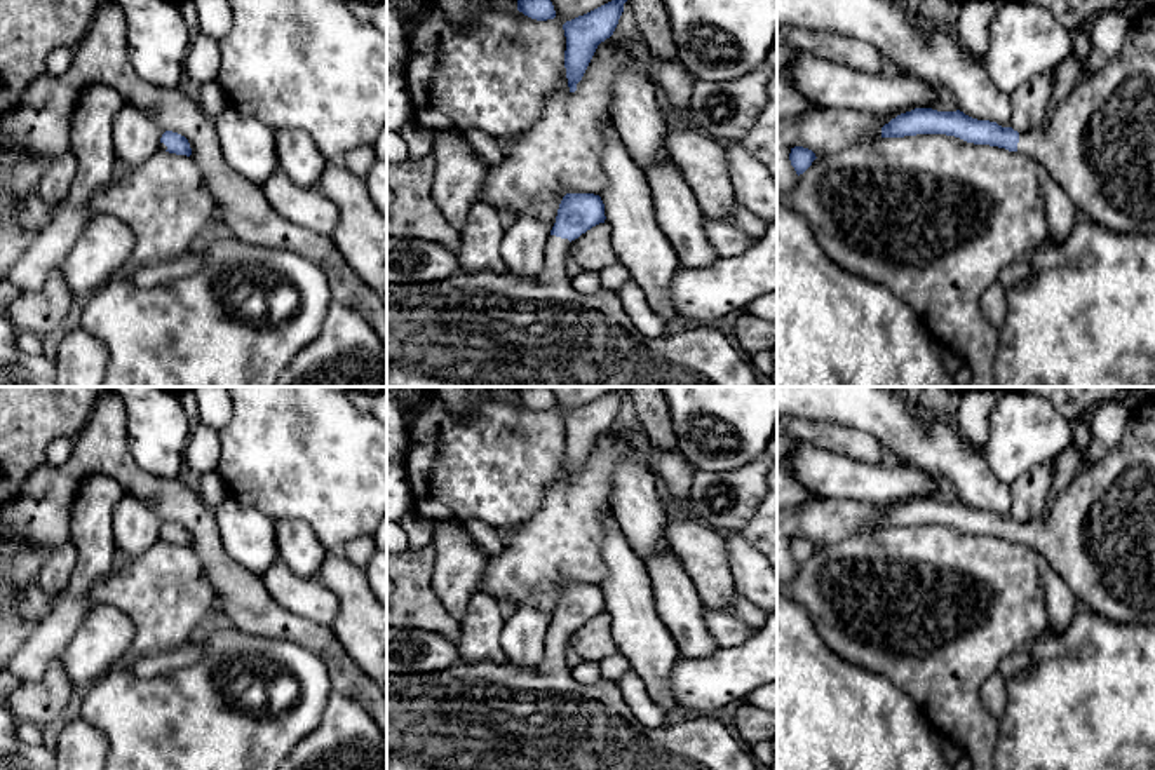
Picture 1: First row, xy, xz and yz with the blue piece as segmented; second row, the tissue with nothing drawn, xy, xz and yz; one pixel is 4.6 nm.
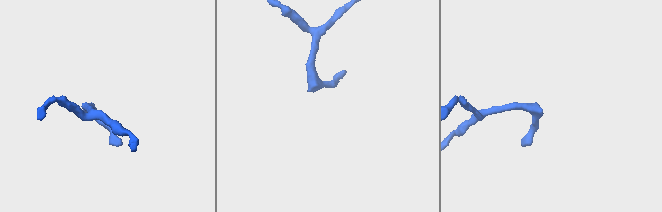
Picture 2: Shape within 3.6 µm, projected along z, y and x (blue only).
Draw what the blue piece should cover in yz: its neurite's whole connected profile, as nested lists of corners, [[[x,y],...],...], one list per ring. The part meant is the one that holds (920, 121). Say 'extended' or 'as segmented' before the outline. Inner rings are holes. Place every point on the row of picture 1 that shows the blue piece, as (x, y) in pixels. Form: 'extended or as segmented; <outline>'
extended; [[[1155,5],[1132,19],[1120,52],[1111,57],[1089,82],[1078,84],[1054,110],[1047,125],[1017,132],[996,122],[977,120],[963,111],[915,108],[901,113],[881,127],[881,138],[916,134],[946,134],[974,145],[990,145],[1031,157],[1045,178],[1061,185],[1077,211],[1118,233],[1155,235]]]

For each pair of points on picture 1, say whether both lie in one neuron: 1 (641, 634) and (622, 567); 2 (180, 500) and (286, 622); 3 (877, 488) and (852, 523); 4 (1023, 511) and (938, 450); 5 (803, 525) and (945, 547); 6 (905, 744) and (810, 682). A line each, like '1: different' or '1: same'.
1: same
2: same
3: different
4: different
5: different
6: same

